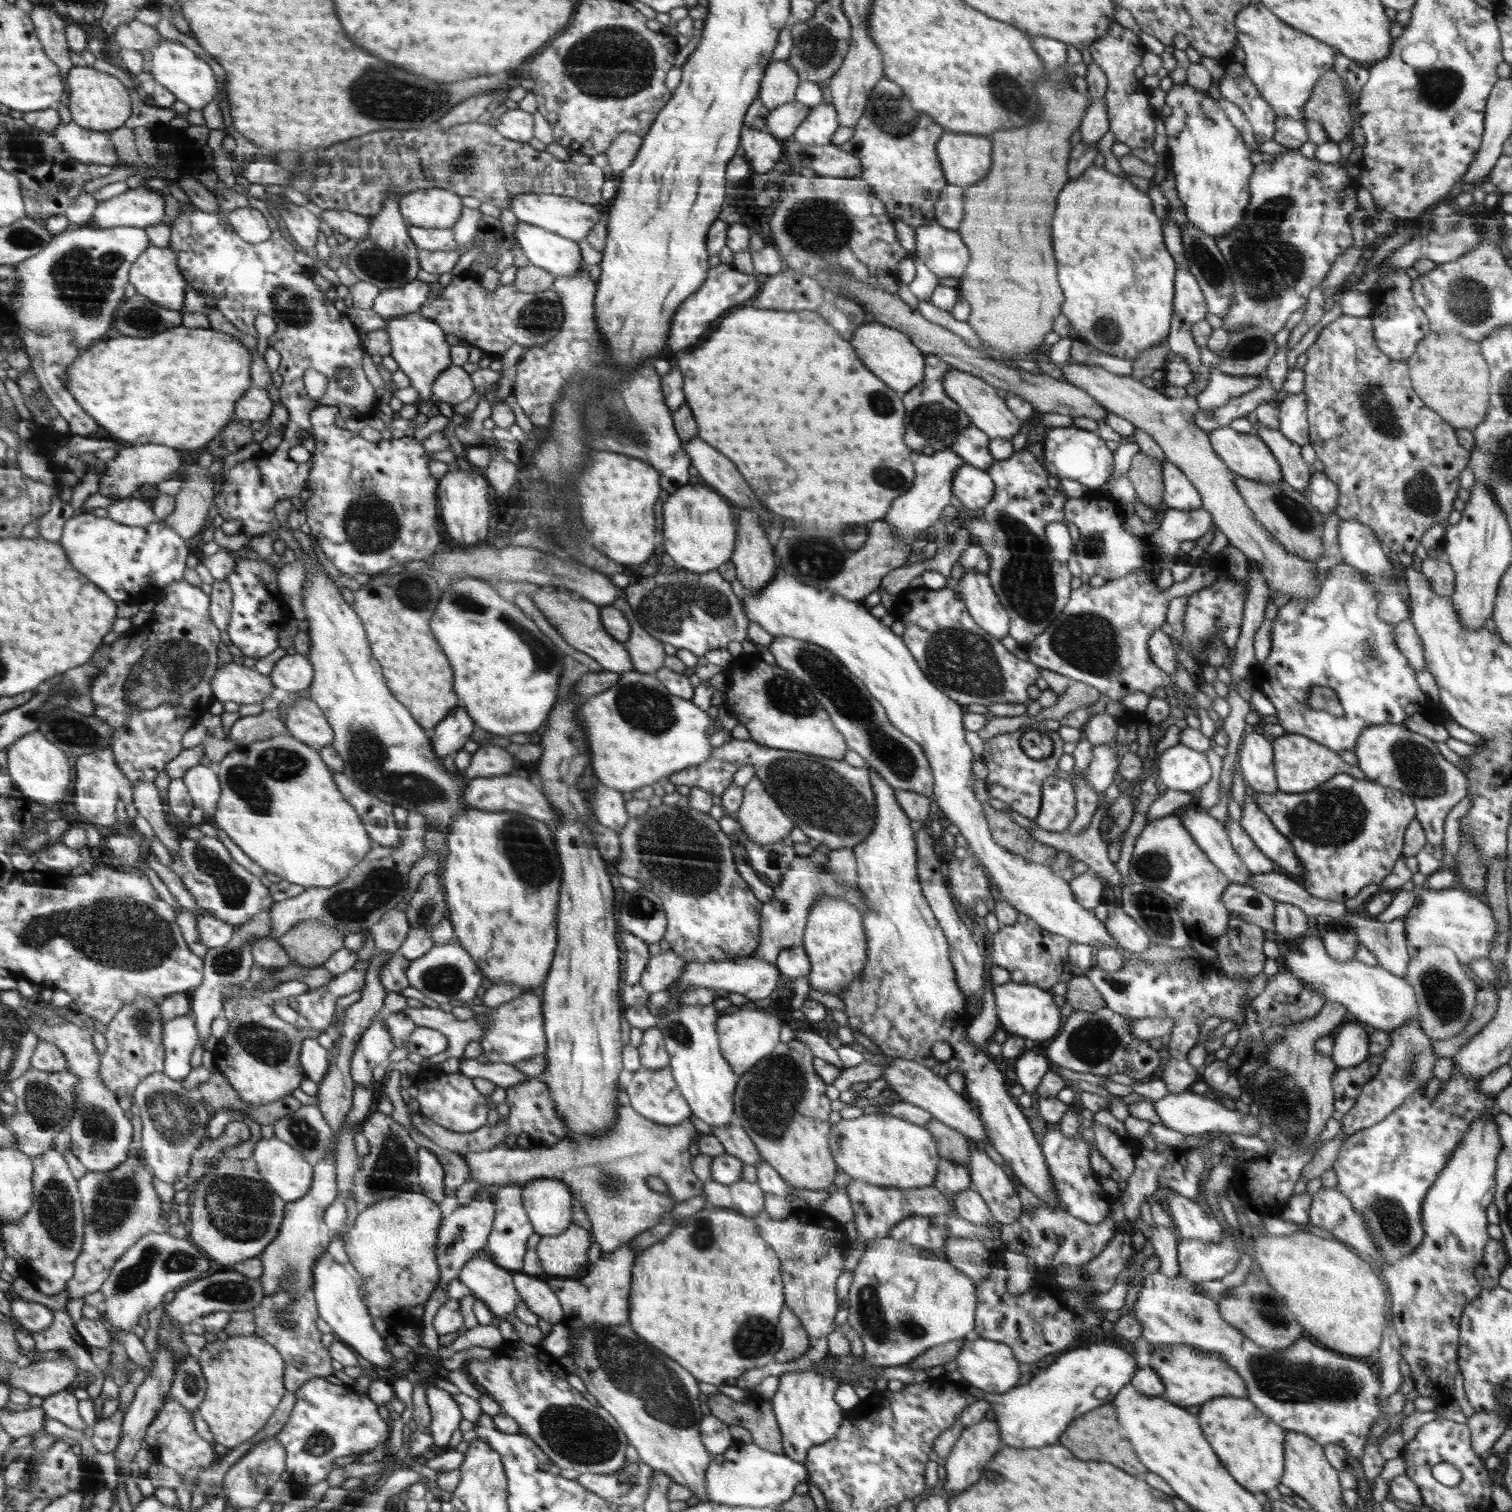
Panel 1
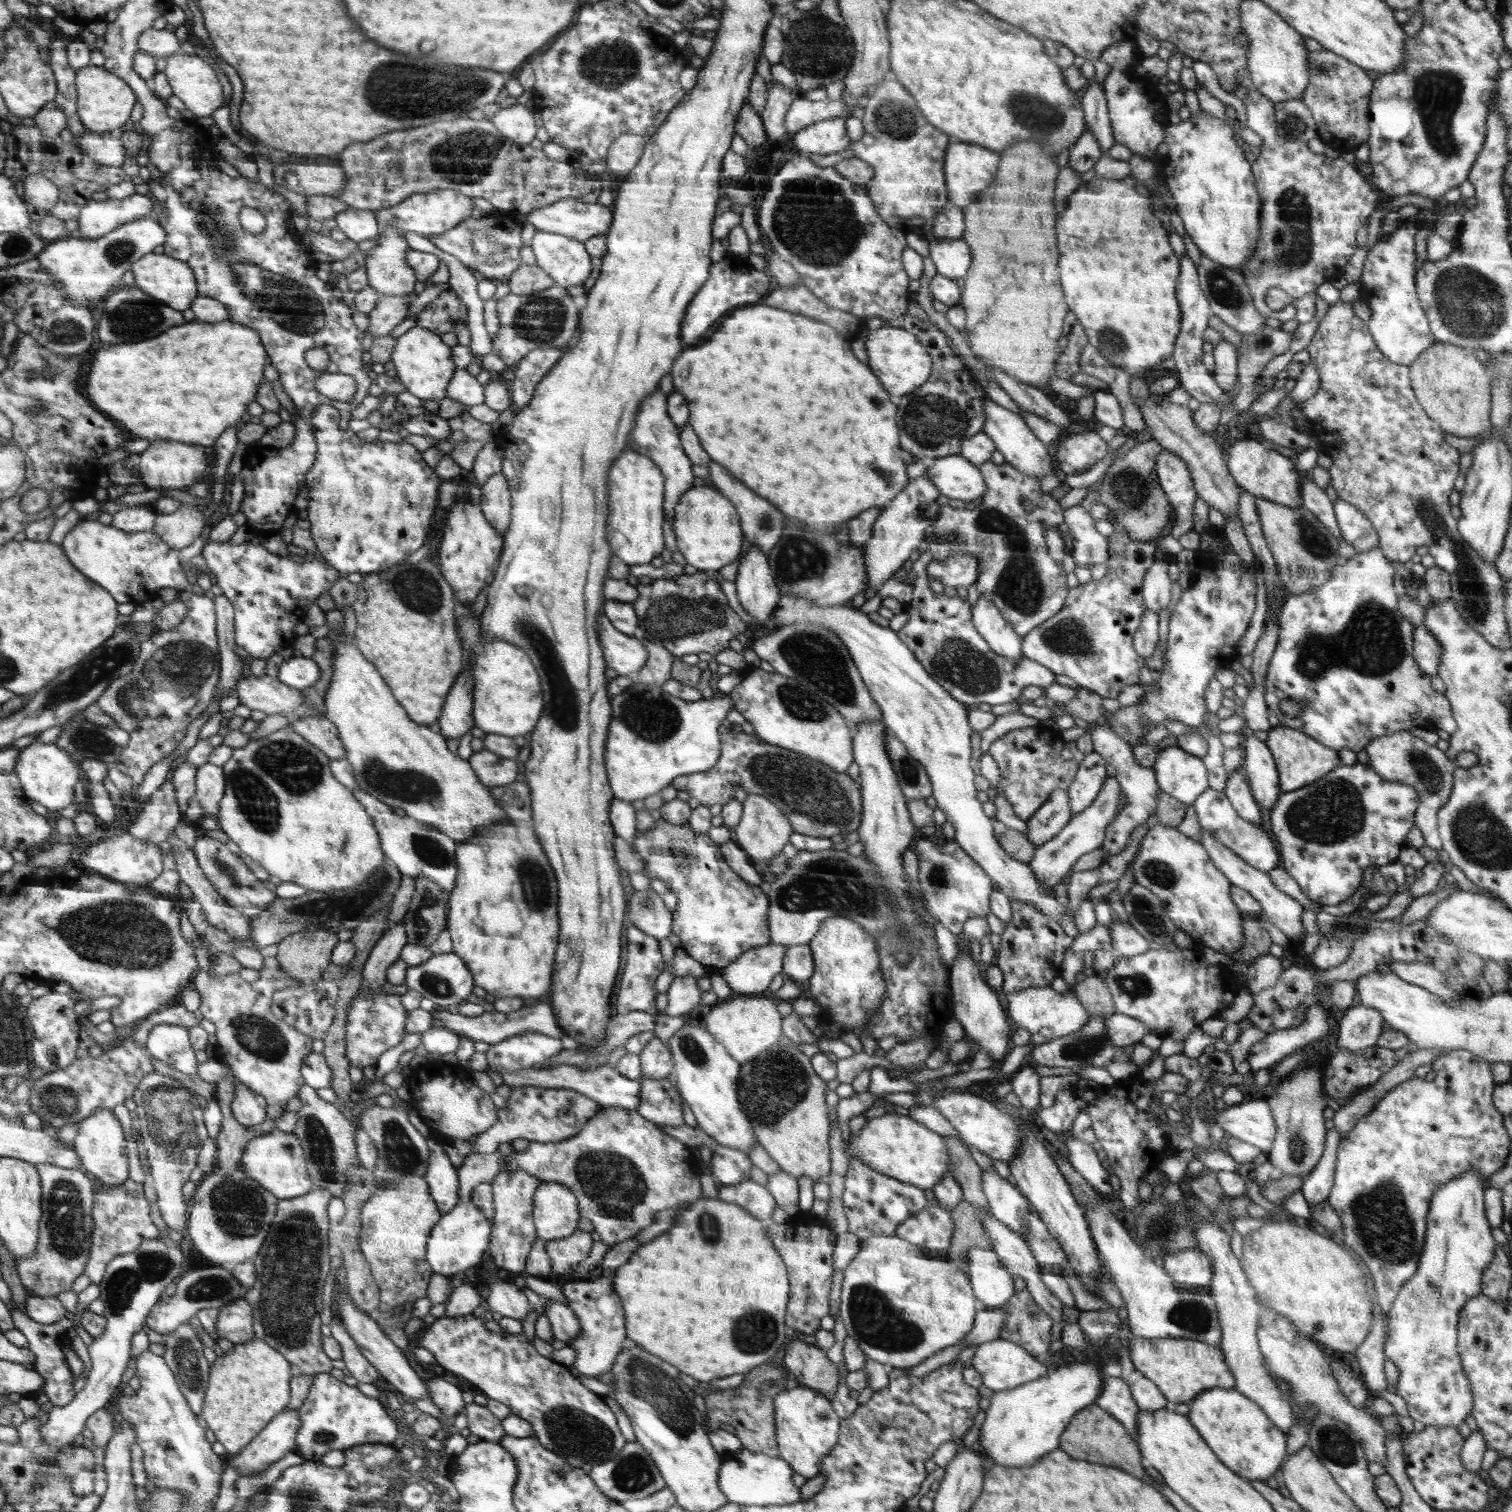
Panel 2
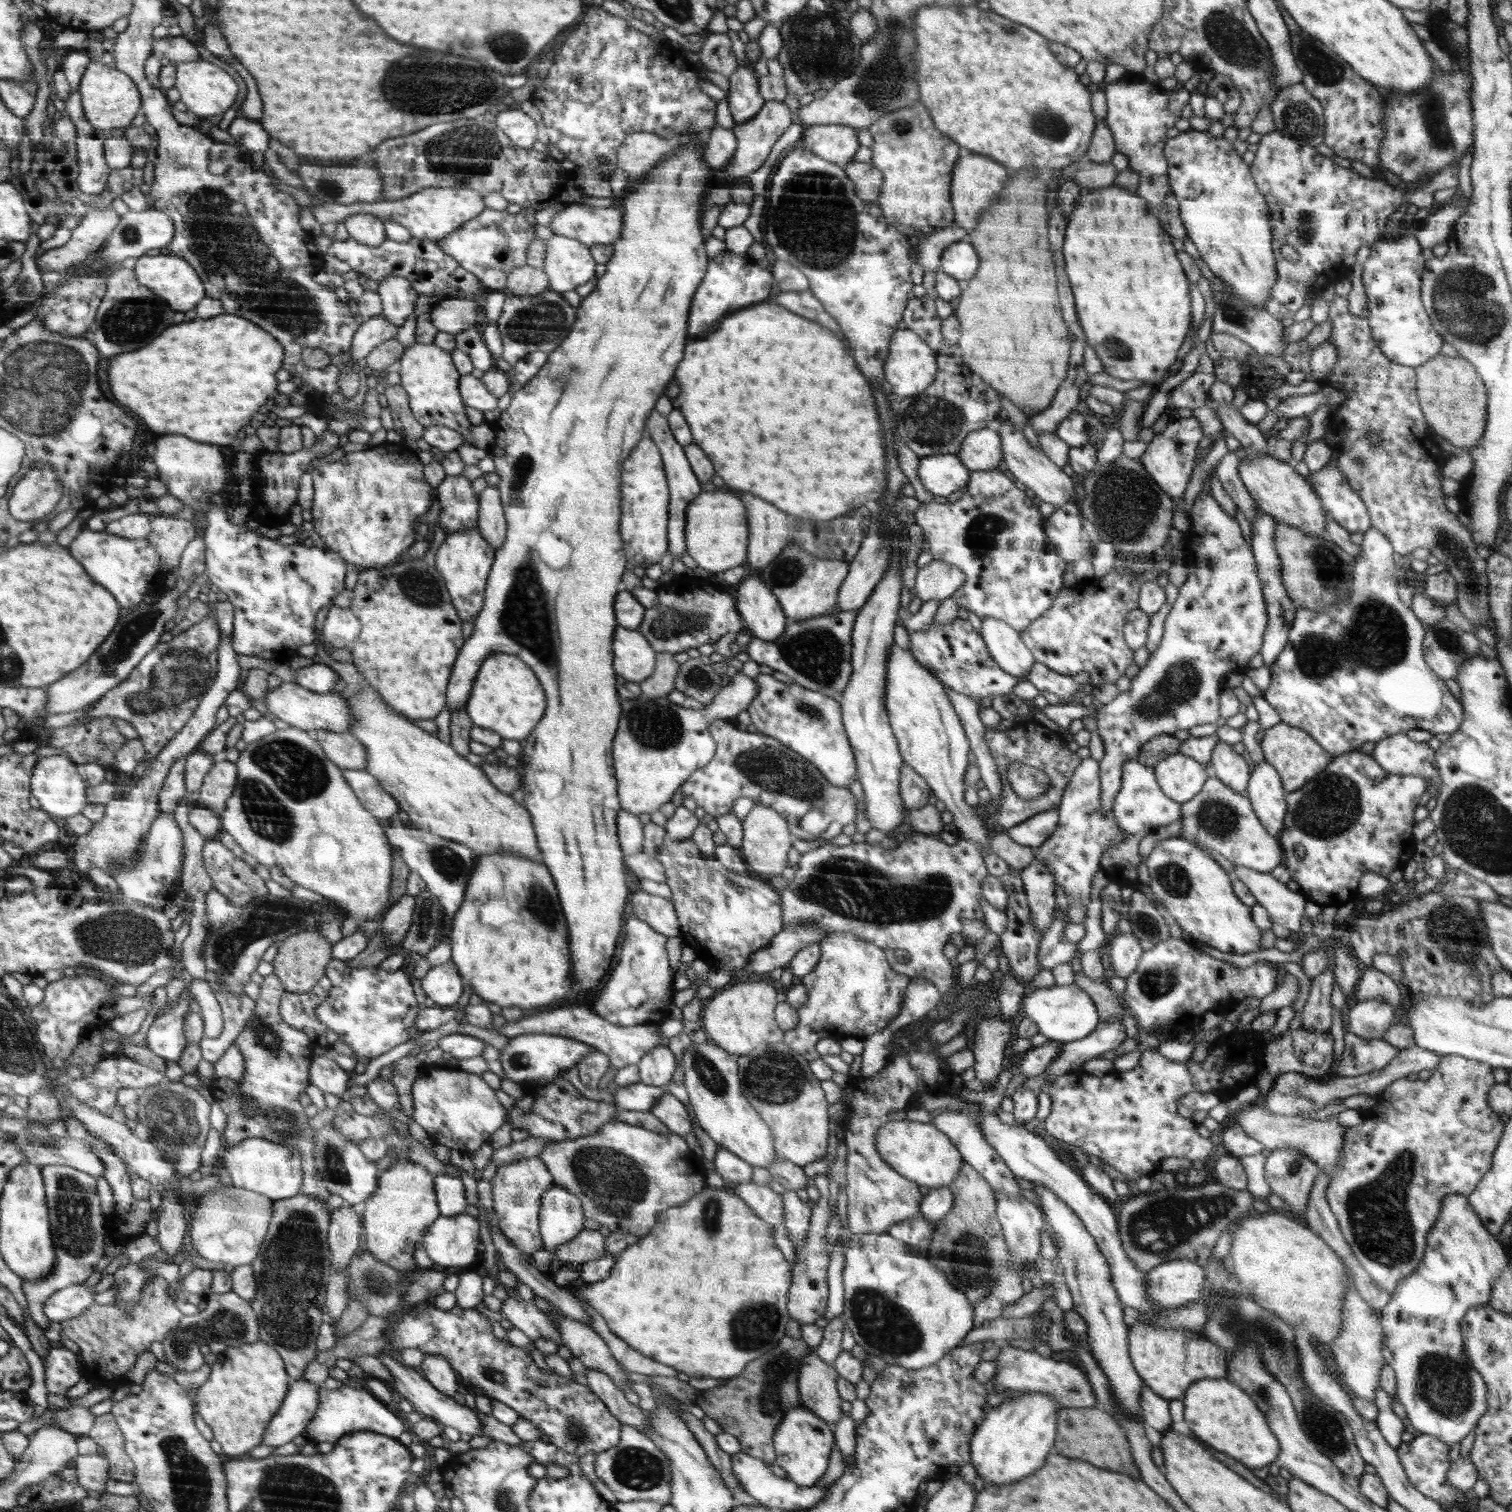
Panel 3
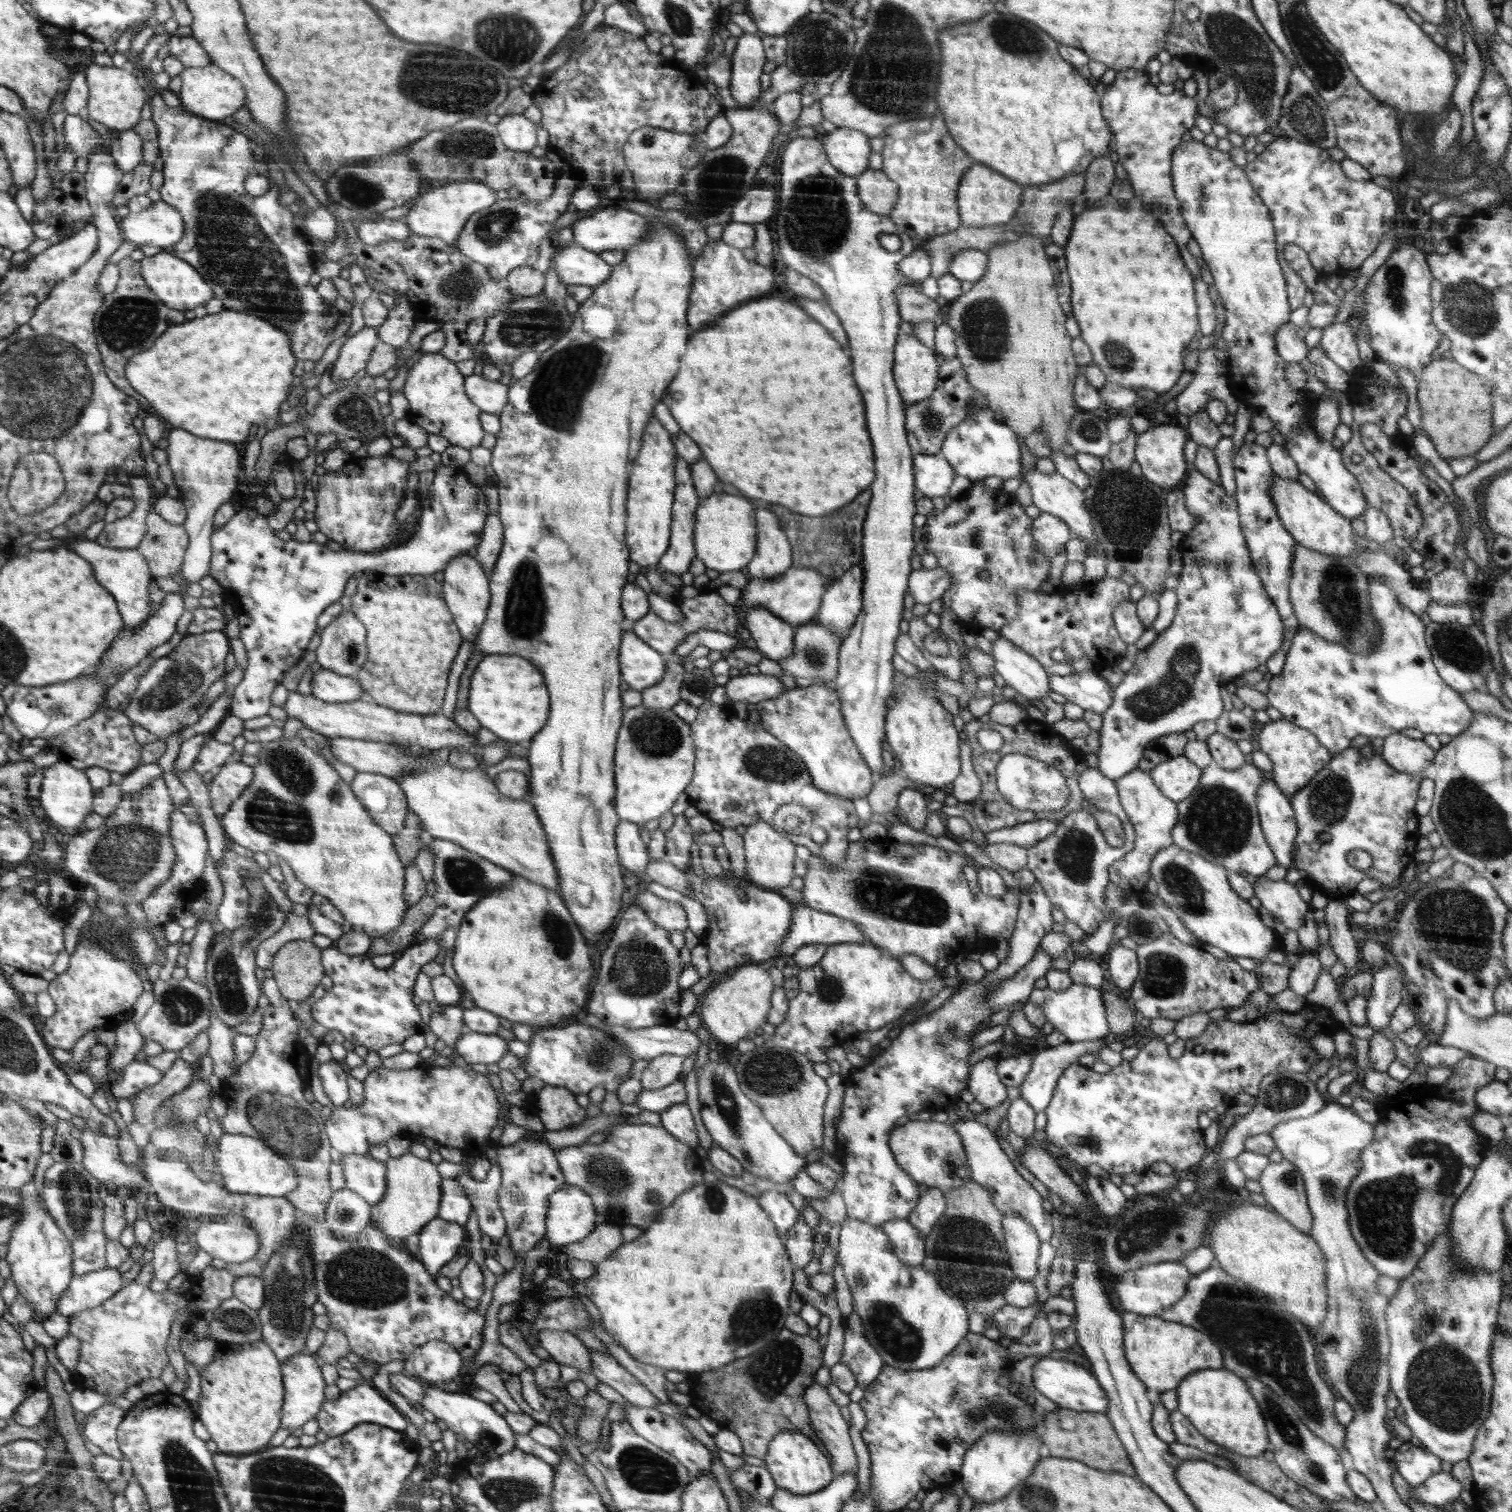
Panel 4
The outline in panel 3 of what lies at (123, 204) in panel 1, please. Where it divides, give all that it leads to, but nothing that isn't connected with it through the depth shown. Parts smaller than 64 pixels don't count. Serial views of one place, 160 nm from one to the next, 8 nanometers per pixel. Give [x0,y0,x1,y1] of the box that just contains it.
[38,207,121,274]

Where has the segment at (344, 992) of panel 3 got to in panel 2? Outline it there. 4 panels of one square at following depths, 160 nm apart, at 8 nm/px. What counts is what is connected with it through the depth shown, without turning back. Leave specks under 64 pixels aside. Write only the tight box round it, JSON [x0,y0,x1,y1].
[345,980,409,1069]

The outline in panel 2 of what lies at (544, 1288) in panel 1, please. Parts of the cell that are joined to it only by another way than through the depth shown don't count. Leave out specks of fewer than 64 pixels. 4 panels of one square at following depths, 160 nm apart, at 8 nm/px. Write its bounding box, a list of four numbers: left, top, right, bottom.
[544,1299,581,1344]

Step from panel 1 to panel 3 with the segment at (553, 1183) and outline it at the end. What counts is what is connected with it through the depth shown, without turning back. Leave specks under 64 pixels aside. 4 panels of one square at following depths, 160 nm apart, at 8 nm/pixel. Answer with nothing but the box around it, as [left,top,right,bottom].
[539,1185,584,1253]

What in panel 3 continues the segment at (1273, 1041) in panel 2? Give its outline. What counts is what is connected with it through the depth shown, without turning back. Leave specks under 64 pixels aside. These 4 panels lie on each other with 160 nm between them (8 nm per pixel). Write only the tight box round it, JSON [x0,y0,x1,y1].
[1302,969,1334,1033]

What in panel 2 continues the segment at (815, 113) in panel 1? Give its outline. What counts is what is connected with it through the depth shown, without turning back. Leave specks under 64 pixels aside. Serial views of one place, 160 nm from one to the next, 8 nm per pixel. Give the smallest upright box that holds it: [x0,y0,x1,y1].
[794,116,852,157]

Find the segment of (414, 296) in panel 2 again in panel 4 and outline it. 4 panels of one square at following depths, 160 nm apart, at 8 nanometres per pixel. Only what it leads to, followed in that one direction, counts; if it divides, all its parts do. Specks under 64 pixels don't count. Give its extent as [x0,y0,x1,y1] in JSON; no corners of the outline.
[329,327,381,380]

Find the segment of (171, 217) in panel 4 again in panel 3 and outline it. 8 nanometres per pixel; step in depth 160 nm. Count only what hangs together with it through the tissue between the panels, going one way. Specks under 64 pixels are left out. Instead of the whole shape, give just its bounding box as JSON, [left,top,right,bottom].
[88,208,176,278]

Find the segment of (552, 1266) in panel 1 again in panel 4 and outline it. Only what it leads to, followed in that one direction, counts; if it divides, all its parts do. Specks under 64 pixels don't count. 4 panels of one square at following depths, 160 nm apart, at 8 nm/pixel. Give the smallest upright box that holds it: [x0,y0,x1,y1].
[564,1222,624,1263]

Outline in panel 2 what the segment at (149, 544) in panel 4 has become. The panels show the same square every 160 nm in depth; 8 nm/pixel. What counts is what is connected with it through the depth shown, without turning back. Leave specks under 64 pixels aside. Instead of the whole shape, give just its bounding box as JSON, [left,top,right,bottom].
[152,503,206,551]

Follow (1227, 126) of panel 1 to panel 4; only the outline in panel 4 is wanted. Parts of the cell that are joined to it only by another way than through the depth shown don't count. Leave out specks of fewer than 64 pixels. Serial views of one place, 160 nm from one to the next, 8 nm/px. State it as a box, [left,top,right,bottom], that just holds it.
[1172,141,1367,520]

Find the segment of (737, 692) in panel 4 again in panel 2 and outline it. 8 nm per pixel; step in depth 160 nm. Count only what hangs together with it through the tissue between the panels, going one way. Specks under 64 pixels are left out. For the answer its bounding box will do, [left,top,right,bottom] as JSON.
[605,680,734,802]

